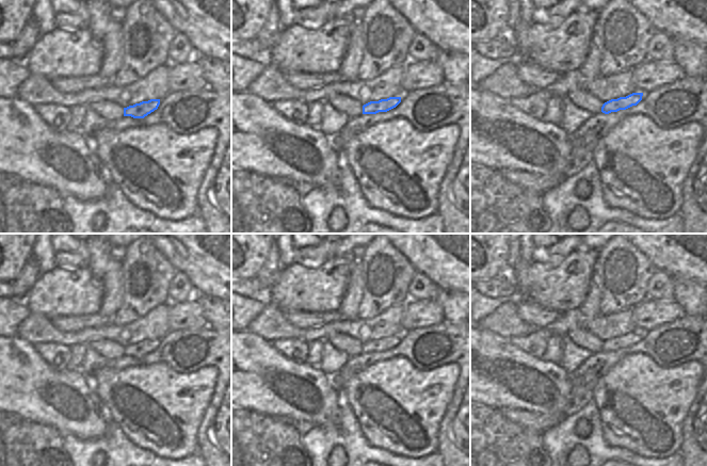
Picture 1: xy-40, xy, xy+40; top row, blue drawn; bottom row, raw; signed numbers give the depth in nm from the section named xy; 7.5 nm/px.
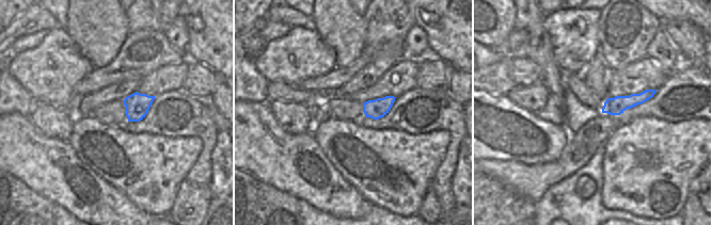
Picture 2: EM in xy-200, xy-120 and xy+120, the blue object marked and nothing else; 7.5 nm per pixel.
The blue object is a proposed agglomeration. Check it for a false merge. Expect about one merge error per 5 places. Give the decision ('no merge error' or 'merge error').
no merge error

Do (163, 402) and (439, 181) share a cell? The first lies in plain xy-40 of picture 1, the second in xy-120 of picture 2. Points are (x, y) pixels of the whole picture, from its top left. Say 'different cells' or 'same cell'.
different cells

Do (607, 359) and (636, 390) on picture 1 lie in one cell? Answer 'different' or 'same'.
different

